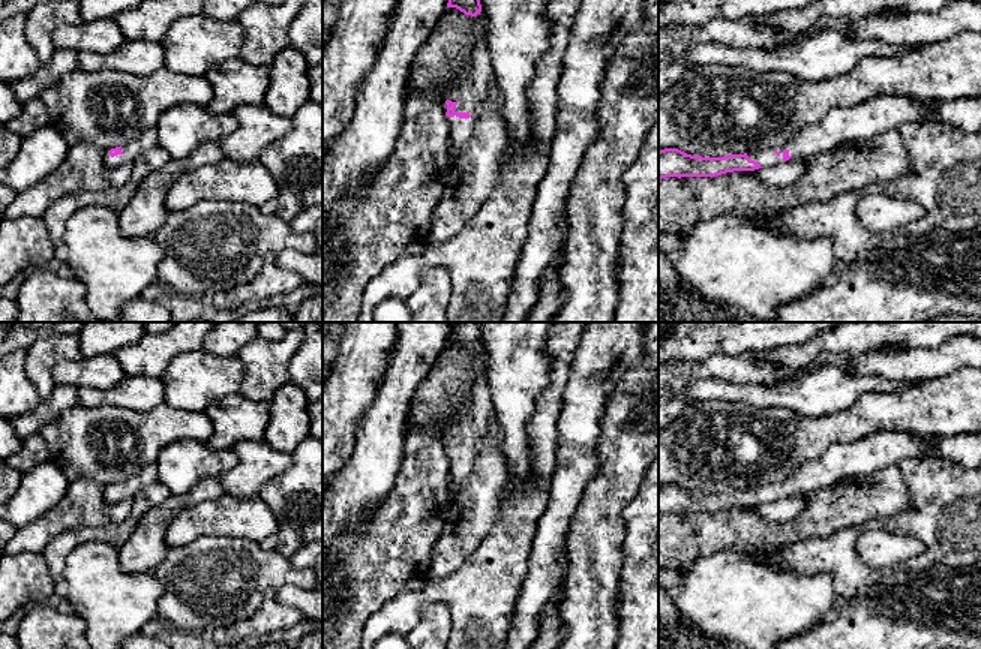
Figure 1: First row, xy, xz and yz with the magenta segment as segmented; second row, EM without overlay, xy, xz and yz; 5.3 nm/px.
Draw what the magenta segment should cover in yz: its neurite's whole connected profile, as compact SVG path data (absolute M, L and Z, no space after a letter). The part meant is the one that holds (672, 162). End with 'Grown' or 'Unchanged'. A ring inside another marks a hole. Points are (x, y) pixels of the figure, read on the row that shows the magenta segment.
M879 96L855 106L836 106L820 121L802 127L780 147L723 157L692 156L678 148L658 151L658 180L666 177L716 177L734 171L771 168L789 159L812 160L848 141L870 139L900 124L936 120L934 100Z. Grown

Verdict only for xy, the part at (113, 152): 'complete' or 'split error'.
split error

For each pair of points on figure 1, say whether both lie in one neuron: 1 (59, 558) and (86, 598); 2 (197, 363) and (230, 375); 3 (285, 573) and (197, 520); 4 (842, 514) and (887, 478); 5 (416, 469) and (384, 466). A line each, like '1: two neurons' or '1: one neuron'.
1: two neurons
2: one neuron
3: two neurons
4: one neuron
5: two neurons

